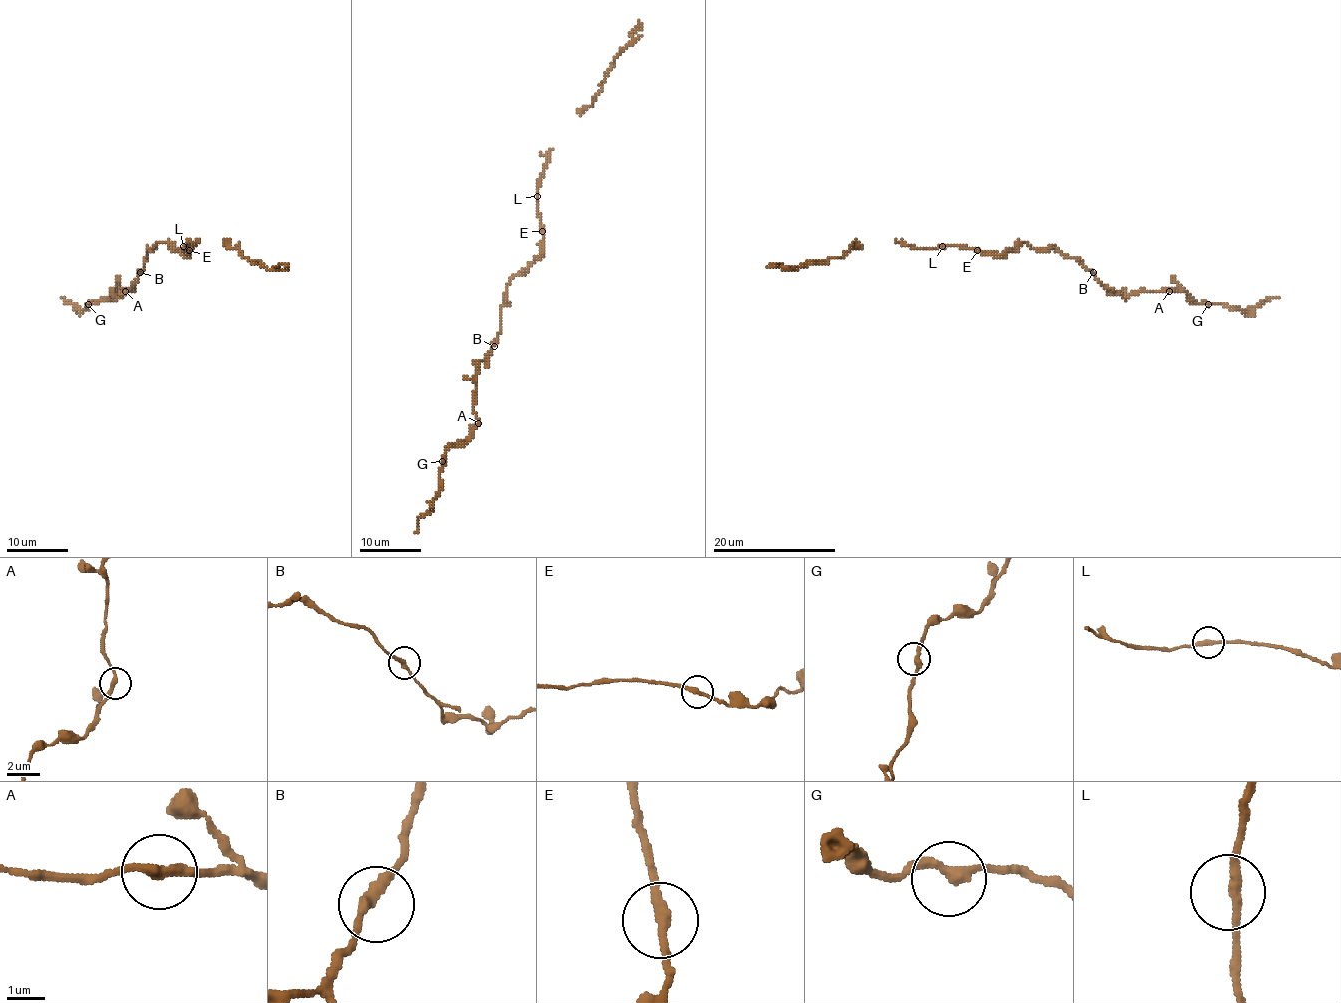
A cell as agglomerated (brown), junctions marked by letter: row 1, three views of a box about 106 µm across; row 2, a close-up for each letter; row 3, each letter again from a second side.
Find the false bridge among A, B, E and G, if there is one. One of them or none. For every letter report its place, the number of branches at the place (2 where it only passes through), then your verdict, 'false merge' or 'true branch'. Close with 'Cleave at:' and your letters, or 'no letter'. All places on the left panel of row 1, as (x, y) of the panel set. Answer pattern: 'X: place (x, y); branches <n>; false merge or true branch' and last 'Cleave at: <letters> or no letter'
A: place (125, 291); branches 2; true branch
B: place (140, 272); branches 2; true branch
E: place (189, 250); branches 2; true branch
G: place (88, 304); branches 2; true branch
Cleave at: no letter

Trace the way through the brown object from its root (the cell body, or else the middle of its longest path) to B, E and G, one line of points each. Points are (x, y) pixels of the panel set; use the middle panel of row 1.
B: (509, 282), (506, 302), (501, 306), (501, 328), (494, 346)
E: (509, 282), (515, 274), (521, 274), (543, 251), (543, 231)
G: (509, 282), (498, 340), (478, 364), (474, 378), (474, 412), (478, 424), (465, 444), (449, 447), (442, 461)

